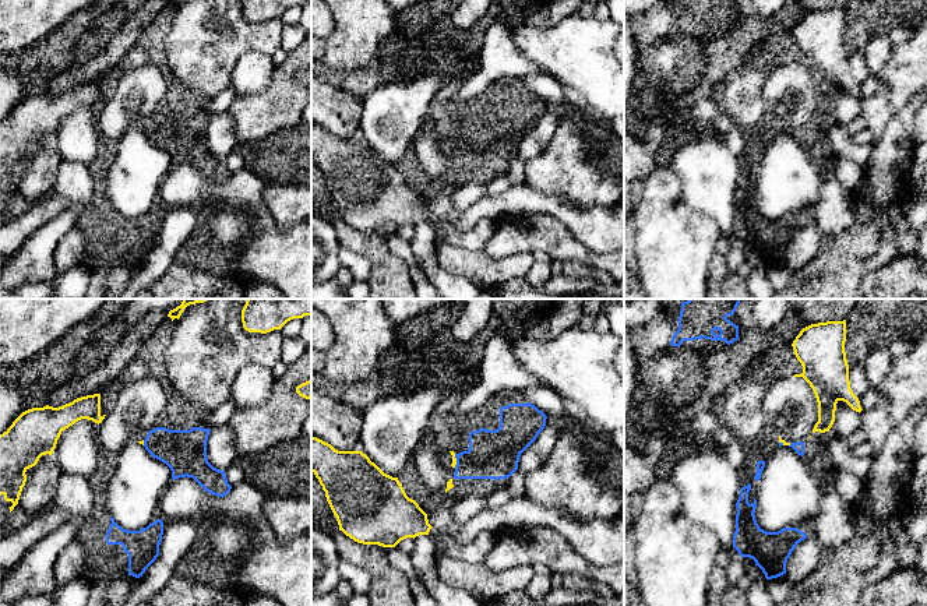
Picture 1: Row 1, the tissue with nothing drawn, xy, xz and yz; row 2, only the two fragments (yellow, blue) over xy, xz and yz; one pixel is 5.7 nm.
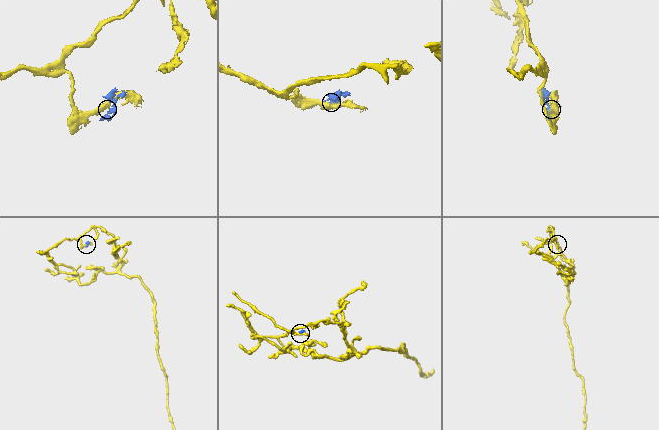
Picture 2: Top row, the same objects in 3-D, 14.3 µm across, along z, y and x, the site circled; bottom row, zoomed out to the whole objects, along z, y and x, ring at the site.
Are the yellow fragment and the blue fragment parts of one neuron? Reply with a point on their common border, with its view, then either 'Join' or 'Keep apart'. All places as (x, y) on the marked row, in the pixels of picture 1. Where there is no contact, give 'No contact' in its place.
Touches yellow at xz (455, 461). Keep apart

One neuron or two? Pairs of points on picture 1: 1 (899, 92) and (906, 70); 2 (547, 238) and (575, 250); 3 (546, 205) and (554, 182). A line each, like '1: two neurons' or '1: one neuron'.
1: one neuron
2: one neuron
3: two neurons

